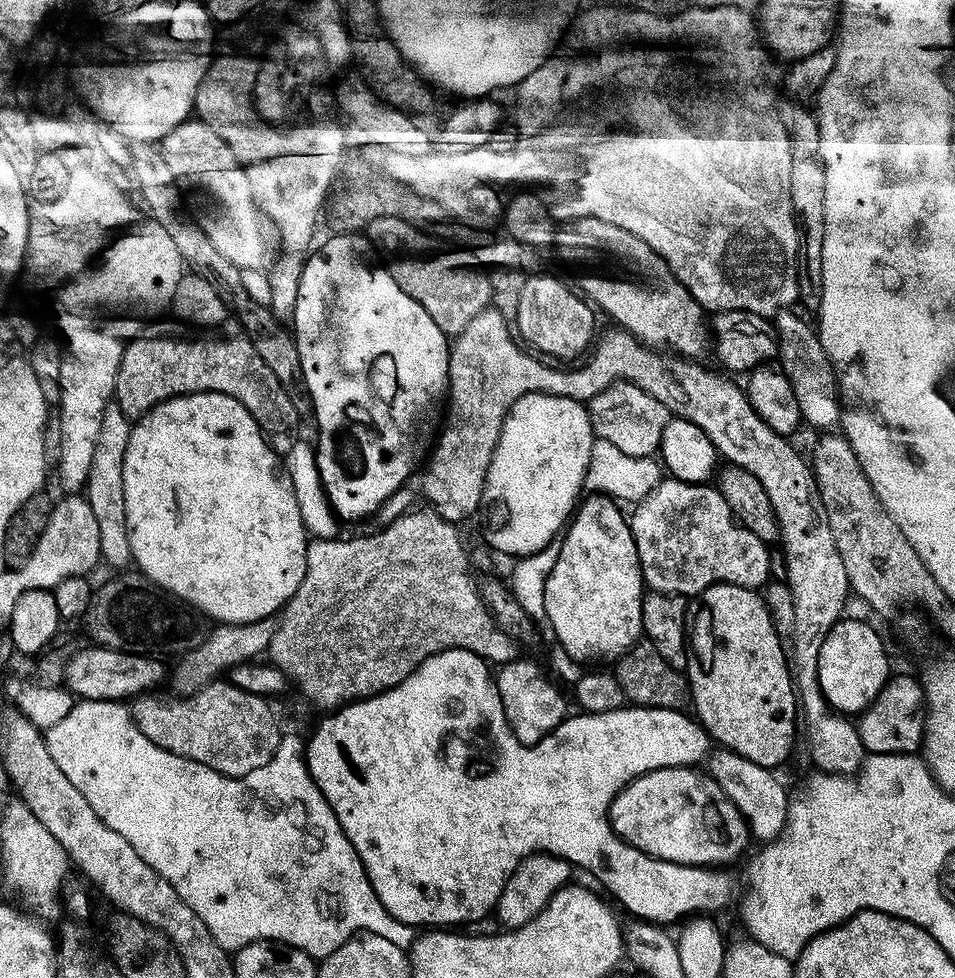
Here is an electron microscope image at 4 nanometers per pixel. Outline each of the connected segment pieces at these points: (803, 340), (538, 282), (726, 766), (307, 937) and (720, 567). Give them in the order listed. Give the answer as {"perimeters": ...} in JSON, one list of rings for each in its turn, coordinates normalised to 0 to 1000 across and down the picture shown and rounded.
{"perimeters":[[[[822,317],[810,324],[810,334],[815,345],[815,372],[823,382],[827,395],[831,395],[831,407],[836,407],[836,419],[839,430],[850,438],[863,438],[859,440],[871,440],[881,433],[882,413],[877,408],[877,385],[875,377],[867,369],[865,358],[861,354],[858,343],[838,323],[832,323],[832,318]]],[[[569,278],[563,281],[557,281],[555,284],[551,286],[551,288],[548,289],[547,297],[541,299],[541,303],[538,307],[538,312],[540,312],[540,331],[538,327],[538,333],[539,336],[540,333],[542,335],[542,337],[540,336],[541,343],[543,344],[545,342],[555,353],[559,354],[562,357],[562,358],[559,357],[562,361],[568,360],[565,361],[566,363],[573,364],[572,362],[574,362],[586,368],[599,368],[607,363],[609,363],[608,365],[610,365],[613,363],[613,360],[619,355],[621,346],[623,345],[622,342],[622,338],[624,338],[624,332],[622,329],[623,316],[605,299],[603,301],[597,293],[593,292],[586,285],[580,282],[576,282],[575,280],[576,279],[574,278]]],[[[761,765],[749,766],[739,777],[739,787],[746,798],[752,800],[752,804],[760,812],[762,818],[769,820],[775,831],[778,832],[783,842],[784,852],[788,858],[796,858],[797,862],[807,862],[818,851],[822,844],[823,832],[825,831],[825,820],[827,817],[820,802],[812,794],[813,791],[805,785],[794,783],[793,780],[785,779],[782,772],[766,769]]],[[[84,716],[80,718],[69,734],[48,746],[48,756],[52,773],[60,780],[73,800],[85,809],[86,814],[98,827],[98,832],[115,845],[115,849],[127,853],[140,865],[145,877],[153,881],[153,885],[161,889],[182,910],[186,910],[186,918],[216,943],[216,951],[224,955],[224,959],[232,968],[240,971],[250,971],[264,965],[268,961],[283,961],[291,965],[303,965],[305,969],[311,969],[328,980],[338,980],[350,975],[354,967],[358,967],[370,957],[384,954],[386,957],[399,957],[404,963],[413,963],[413,967],[427,971],[436,962],[437,950],[429,945],[422,945],[419,941],[408,939],[404,935],[400,922],[396,922],[392,909],[387,904],[387,898],[382,890],[379,890],[375,876],[370,874],[366,866],[366,857],[354,845],[349,837],[349,829],[341,817],[332,813],[331,806],[327,805],[326,798],[319,792],[318,784],[312,779],[312,775],[305,768],[294,767],[289,770],[287,776],[274,787],[266,787],[257,793],[234,793],[228,787],[220,787],[220,783],[212,783],[202,777],[191,775],[186,771],[166,765],[149,746],[142,744],[138,736],[137,727],[129,719],[119,716]]],[[[703,489],[692,490],[689,497],[685,497],[685,501],[681,501],[681,505],[676,505],[676,509],[672,509],[665,516],[666,519],[660,524],[660,535],[662,538],[662,546],[664,548],[664,558],[668,566],[668,575],[670,582],[674,588],[675,598],[684,605],[701,605],[707,609],[717,611],[728,611],[737,605],[743,599],[749,597],[768,597],[769,599],[777,599],[778,601],[786,601],[796,603],[805,596],[806,588],[804,585],[804,570],[806,567],[805,557],[798,555],[794,550],[790,550],[790,546],[785,546],[785,542],[781,542],[771,532],[771,527],[764,521],[764,517],[760,517],[760,509],[756,509],[756,505],[748,497],[741,495],[719,495],[713,491],[705,491]]]]}

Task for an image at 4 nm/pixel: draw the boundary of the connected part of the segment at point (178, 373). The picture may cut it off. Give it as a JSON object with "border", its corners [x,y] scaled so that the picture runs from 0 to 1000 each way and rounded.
{"border":[[[163,331],[160,335],[154,335],[152,334],[131,352],[128,370],[124,374],[119,413],[120,416],[128,419],[128,423],[134,426],[135,430],[146,429],[161,414],[180,409],[183,405],[198,405],[204,401],[227,401],[245,407],[245,411],[253,411],[253,415],[258,415],[258,419],[262,419],[266,431],[282,451],[290,452],[289,450],[302,449],[305,451],[311,445],[316,433],[308,419],[307,412],[295,399],[295,394],[288,387],[283,374],[279,374],[279,370],[274,370],[270,358],[266,358],[262,346],[254,339],[250,337],[244,337],[244,339],[218,339],[222,337],[192,339],[184,331]]]}

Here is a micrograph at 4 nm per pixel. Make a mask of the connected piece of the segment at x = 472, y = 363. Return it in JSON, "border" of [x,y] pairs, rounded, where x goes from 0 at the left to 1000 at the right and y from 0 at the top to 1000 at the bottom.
{"border":[[[515,318],[503,319],[494,326],[492,333],[488,333],[488,337],[472,349],[468,424],[464,426],[463,441],[455,447],[454,457],[443,475],[443,510],[445,507],[452,514],[449,516],[463,531],[474,534],[483,534],[504,522],[510,481],[521,456],[530,423],[538,411],[551,403],[566,401],[615,411],[646,389],[659,389],[664,395],[676,399],[676,403],[689,407],[689,411],[693,411],[705,426],[727,431],[727,436],[734,438],[743,452],[748,452],[751,463],[761,473],[771,474],[790,485],[790,489],[794,489],[802,500],[806,517],[810,517],[810,526],[817,535],[816,555],[821,556],[823,596],[831,613],[834,643],[828,674],[831,676],[836,724],[842,727],[842,744],[846,747],[846,769],[858,788],[895,794],[905,782],[907,772],[903,755],[898,755],[895,739],[885,729],[871,727],[857,697],[861,656],[865,656],[865,648],[869,648],[871,641],[885,629],[884,617],[888,609],[890,613],[890,602],[886,579],[882,579],[877,558],[873,558],[867,522],[863,520],[847,471],[834,463],[826,447],[816,446],[806,440],[806,436],[802,436],[802,431],[798,431],[798,427],[794,427],[776,394],[774,397],[769,390],[761,389],[766,388],[761,383],[753,384],[736,376],[728,367],[684,358],[659,339],[644,337],[623,349],[613,376],[590,380],[586,376],[573,376],[568,370],[570,368],[560,363],[552,364],[536,349],[537,340],[532,340],[533,328],[531,331],[526,320]]]}

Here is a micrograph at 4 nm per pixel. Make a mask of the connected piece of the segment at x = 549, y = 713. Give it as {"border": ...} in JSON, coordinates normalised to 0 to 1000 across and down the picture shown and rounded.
{"border":[[[541,673],[523,680],[517,691],[521,714],[526,714],[526,726],[530,730],[530,738],[548,761],[561,761],[572,755],[596,731],[597,725],[591,717],[582,699],[557,675]]]}

